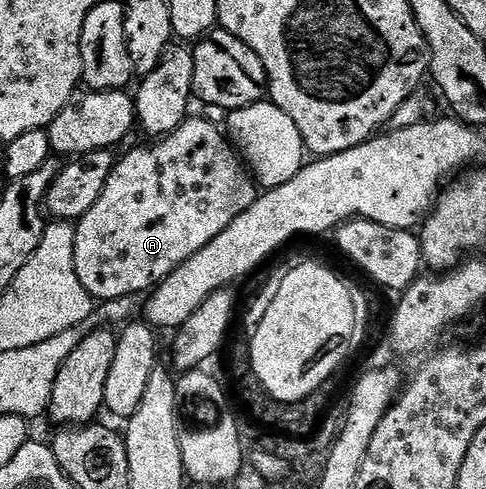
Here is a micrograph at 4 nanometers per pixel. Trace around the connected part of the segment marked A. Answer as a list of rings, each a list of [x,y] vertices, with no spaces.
[[[187,118],[173,132],[145,143],[149,144],[143,145],[142,148],[131,149],[122,160],[120,157],[114,163],[111,174],[107,178],[107,186],[103,186],[103,194],[99,194],[95,206],[91,206],[91,210],[87,210],[87,214],[83,214],[75,224],[77,230],[75,234],[75,274],[79,274],[79,282],[83,282],[85,289],[97,302],[124,296],[141,296],[156,288],[180,264],[187,262],[187,258],[199,254],[199,250],[203,250],[203,246],[207,246],[207,242],[211,242],[211,238],[219,238],[219,234],[223,234],[223,230],[227,230],[227,226],[231,226],[231,222],[235,222],[235,218],[239,218],[239,214],[243,214],[243,210],[251,207],[259,195],[258,185],[241,157],[238,156],[237,149],[233,147],[228,135],[210,121],[202,118]]]

